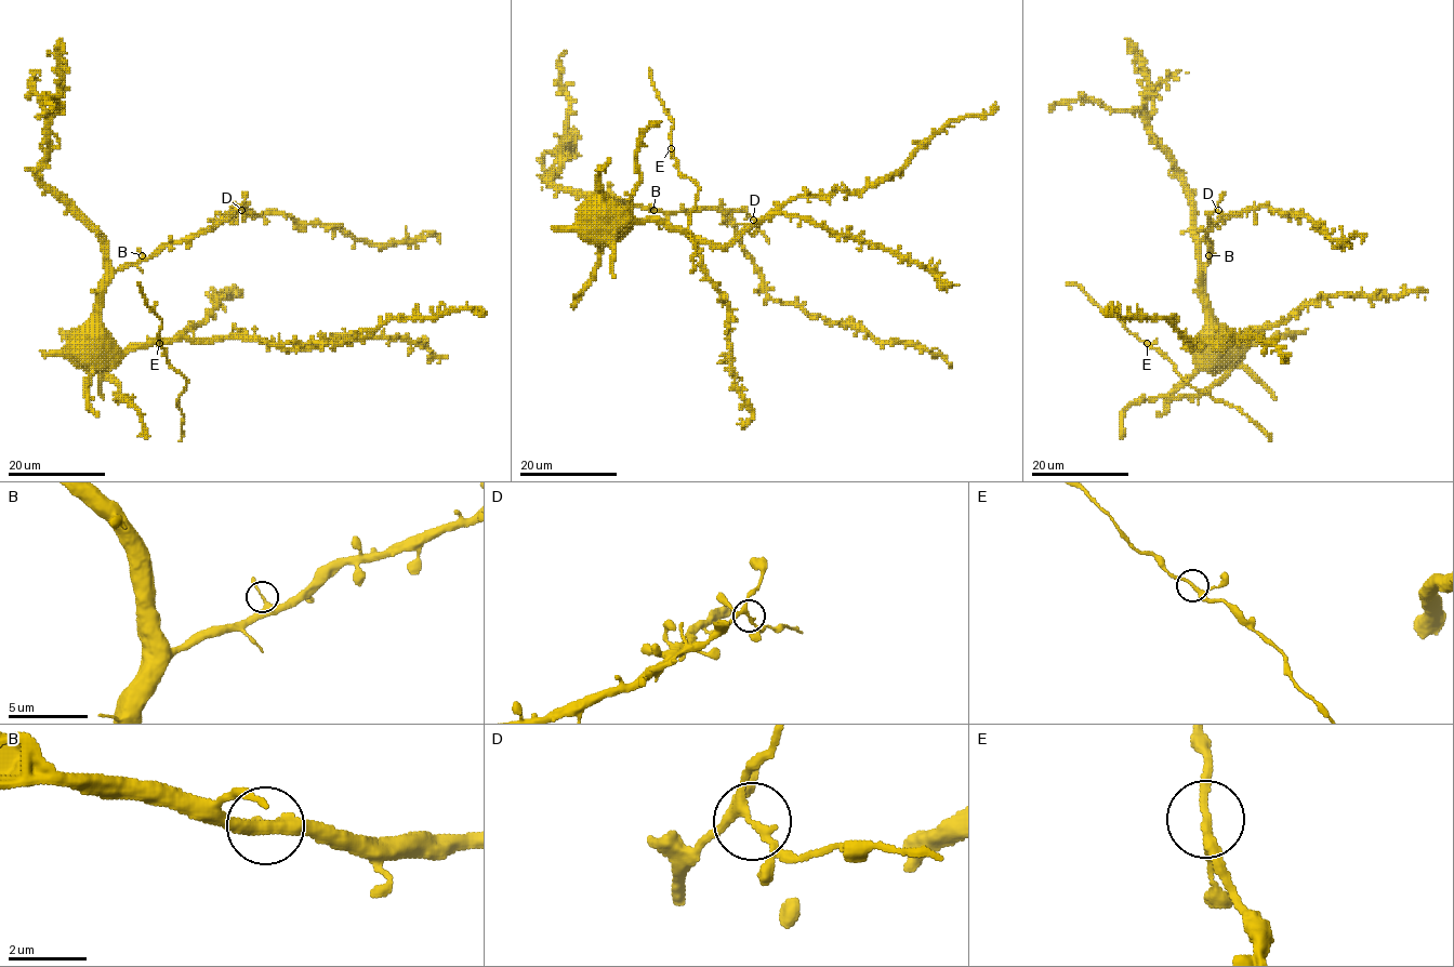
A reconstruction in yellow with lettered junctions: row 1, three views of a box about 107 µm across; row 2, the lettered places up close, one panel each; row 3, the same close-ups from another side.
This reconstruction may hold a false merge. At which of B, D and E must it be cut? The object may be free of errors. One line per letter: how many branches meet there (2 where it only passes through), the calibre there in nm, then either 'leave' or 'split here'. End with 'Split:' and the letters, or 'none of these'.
B: 3 | 200 nm | leave
D: 4 | 200 nm | split here
E: 3 | 190 nm | leave
Split: D

